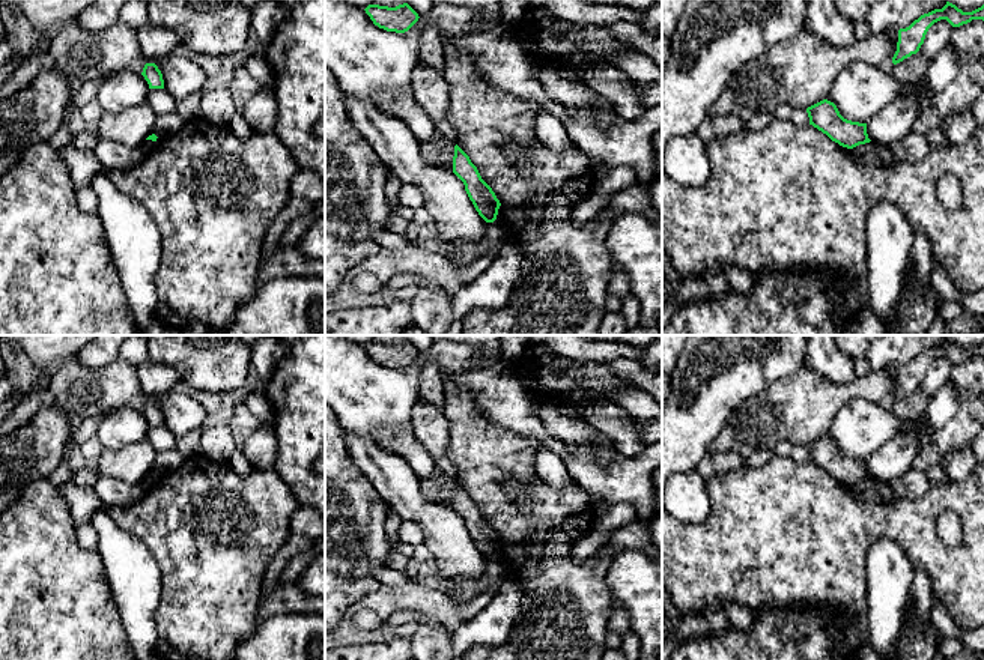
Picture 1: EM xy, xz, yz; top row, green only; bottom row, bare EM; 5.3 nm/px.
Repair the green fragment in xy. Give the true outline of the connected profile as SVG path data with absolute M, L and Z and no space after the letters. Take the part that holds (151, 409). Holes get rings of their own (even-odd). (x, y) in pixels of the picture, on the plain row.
M146 400L141 412L149 421L149 425L164 425L162 410L155 400Z

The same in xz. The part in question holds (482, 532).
M456 481L453 510L463 519L475 547L486 559L494 559L501 543L492 525L481 516L469 493Z

